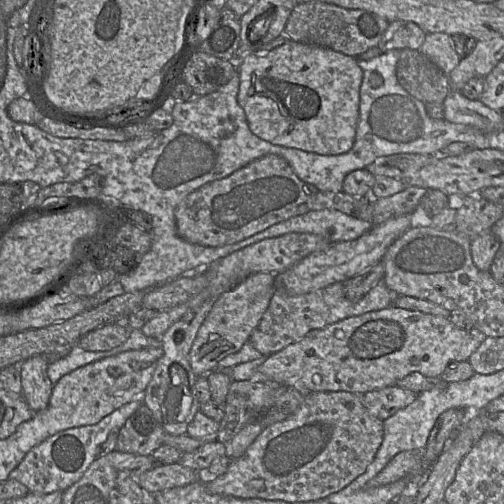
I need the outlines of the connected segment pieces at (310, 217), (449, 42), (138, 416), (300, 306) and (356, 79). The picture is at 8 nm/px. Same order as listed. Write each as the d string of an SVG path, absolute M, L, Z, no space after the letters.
M333 209L309 211L256 233L242 241L252 245L263 239L288 233L309 233L322 237L328 243L351 241L359 238L374 225Z
M427 33L420 52L447 76L462 59L456 52L452 36L446 33Z
M141 403L119 430L116 450L136 455L152 455L167 432L146 404Z
M275 274L274 295L271 298L269 307L264 313L261 321L252 332L249 341L253 347L261 353L262 356L268 357L299 341L313 330L324 328L328 325L350 317L353 307L354 302L348 300L344 294L342 282L336 282L327 287L307 294L292 296L287 294L286 291L277 283Z
M289 40L269 52L248 53L235 62L240 77L237 101L254 135L274 145L321 155L338 155L351 149L363 79L356 58Z

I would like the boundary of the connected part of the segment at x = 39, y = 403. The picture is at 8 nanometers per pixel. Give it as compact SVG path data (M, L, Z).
M32 356L21 362L20 366L22 397L33 412L46 409L53 388L53 384L47 374L49 366L47 356Z

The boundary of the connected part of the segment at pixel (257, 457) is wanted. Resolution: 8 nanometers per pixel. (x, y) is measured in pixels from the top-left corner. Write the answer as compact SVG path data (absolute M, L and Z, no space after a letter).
M345 391L308 393L296 413L264 428L244 455L231 460L223 475L206 479L205 485L213 494L243 499L326 499L366 471L382 444L383 423L368 412L362 395Z

